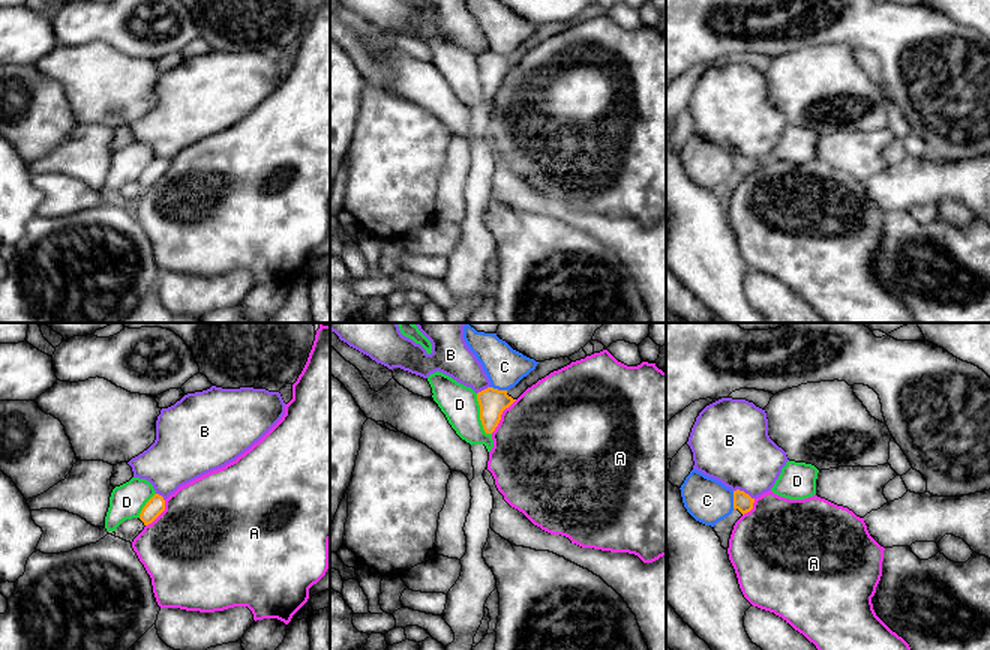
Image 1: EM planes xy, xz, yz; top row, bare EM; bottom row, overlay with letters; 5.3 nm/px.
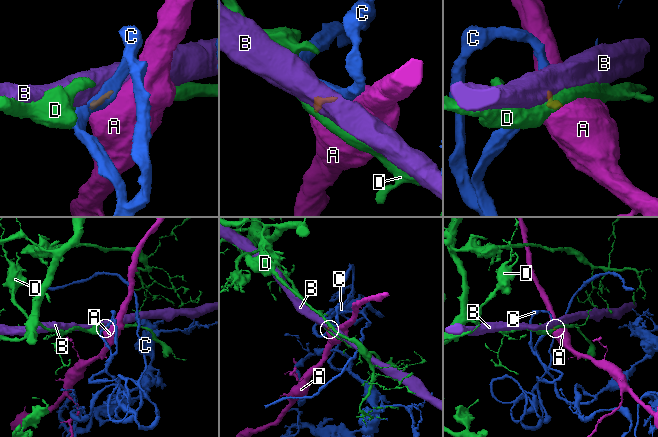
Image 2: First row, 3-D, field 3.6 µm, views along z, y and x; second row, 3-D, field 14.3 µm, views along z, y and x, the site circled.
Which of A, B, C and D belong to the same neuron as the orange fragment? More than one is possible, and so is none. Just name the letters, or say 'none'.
none

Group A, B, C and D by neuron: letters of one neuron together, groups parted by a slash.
A / B / C / D

